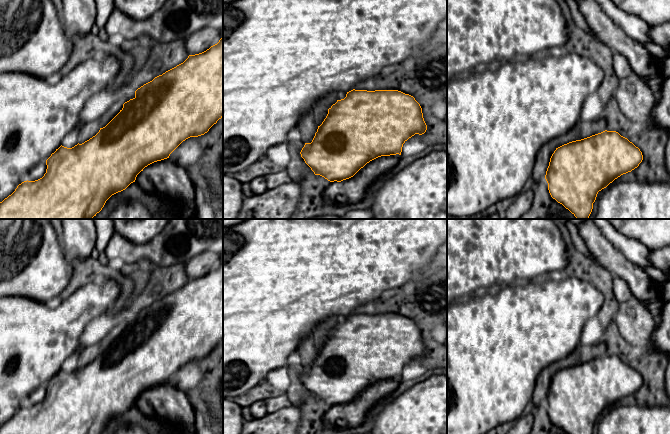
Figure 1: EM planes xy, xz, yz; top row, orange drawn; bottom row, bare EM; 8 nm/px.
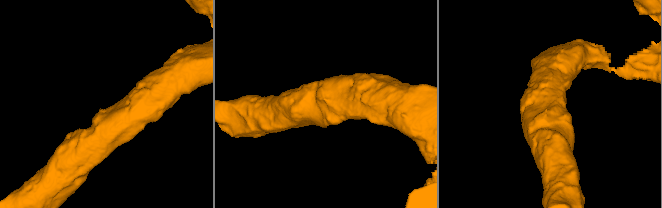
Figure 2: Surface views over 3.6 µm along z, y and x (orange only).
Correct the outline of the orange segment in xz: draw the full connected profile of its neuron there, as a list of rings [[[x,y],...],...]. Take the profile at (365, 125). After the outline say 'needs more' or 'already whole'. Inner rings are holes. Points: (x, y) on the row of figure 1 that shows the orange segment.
[[[353,89],[328,109],[312,142],[305,143],[300,154],[315,175],[341,182],[378,157],[401,155],[403,144],[426,130],[422,108],[413,96],[398,90]]]; already whole

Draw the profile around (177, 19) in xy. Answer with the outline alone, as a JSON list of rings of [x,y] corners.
[[[167,0],[145,20],[134,20],[114,9],[105,25],[113,39],[146,35],[155,43],[186,40],[196,31],[223,21],[223,0]]]

